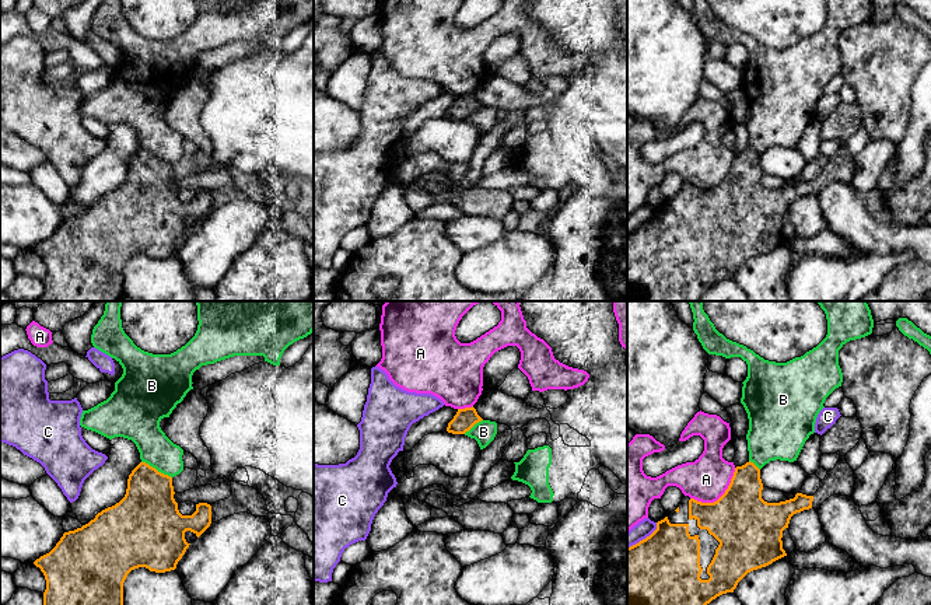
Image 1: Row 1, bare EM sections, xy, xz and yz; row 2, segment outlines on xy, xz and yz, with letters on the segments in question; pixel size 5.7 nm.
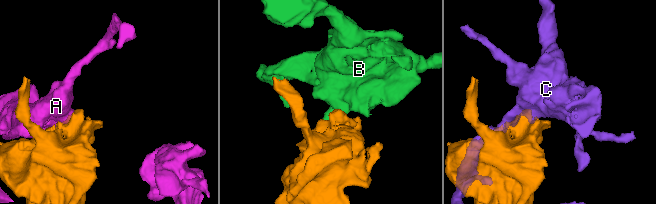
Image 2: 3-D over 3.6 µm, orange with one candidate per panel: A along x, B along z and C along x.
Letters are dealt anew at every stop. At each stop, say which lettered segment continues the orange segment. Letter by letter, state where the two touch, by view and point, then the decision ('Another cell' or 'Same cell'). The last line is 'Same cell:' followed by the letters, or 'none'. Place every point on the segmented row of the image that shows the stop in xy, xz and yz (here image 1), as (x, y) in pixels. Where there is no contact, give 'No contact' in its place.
A: Touches orange at yz (720, 497). Another cell
B: Touches orange at xy (156, 469). Another cell
C: Touches orange at yz (646, 538). Another cell
Same cell: none

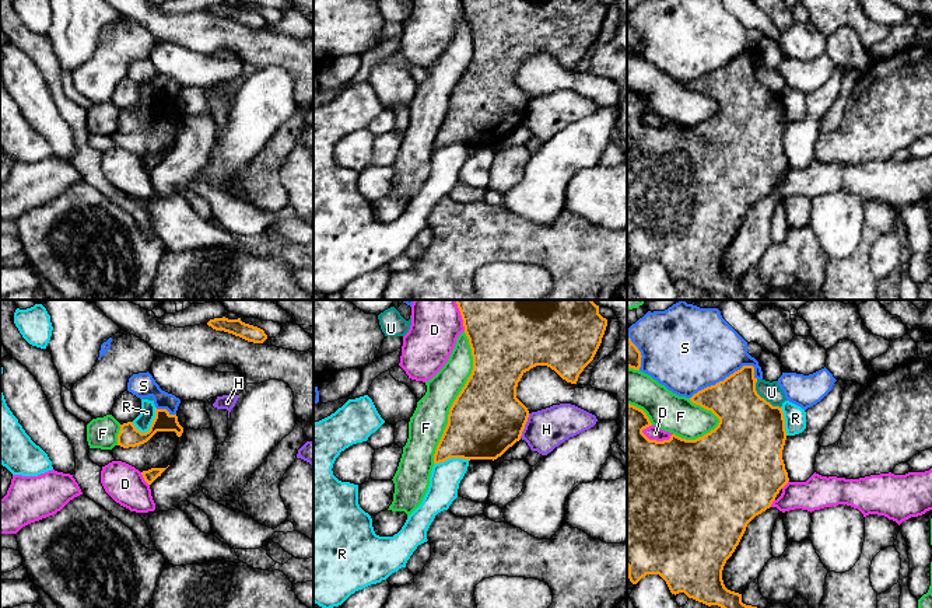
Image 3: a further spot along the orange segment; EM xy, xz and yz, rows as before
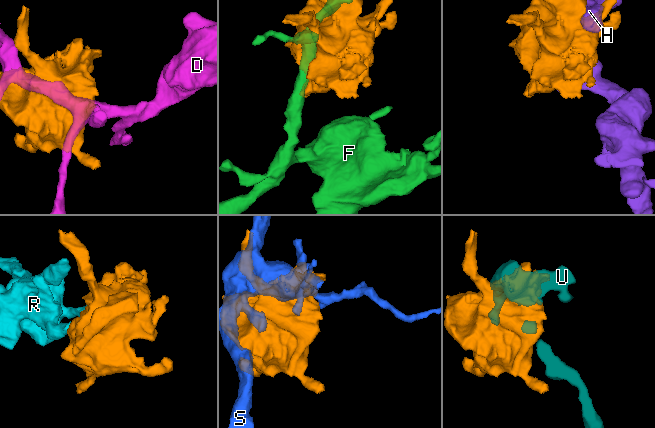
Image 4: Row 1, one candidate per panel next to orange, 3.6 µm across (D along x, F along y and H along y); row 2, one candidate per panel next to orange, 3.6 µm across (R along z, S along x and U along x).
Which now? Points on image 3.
D: Touches orange at yz (658, 441). Another cell
F: Touches orange at xz (456, 397). Another cell
H: Touches orange at xz (524, 426). Another cell
R: Touches orange at xy (151, 425). Another cell
S: Touches orange at yz (724, 380). Another cell
U: Touches orange at yz (763, 398). Another cell
Same cell: none

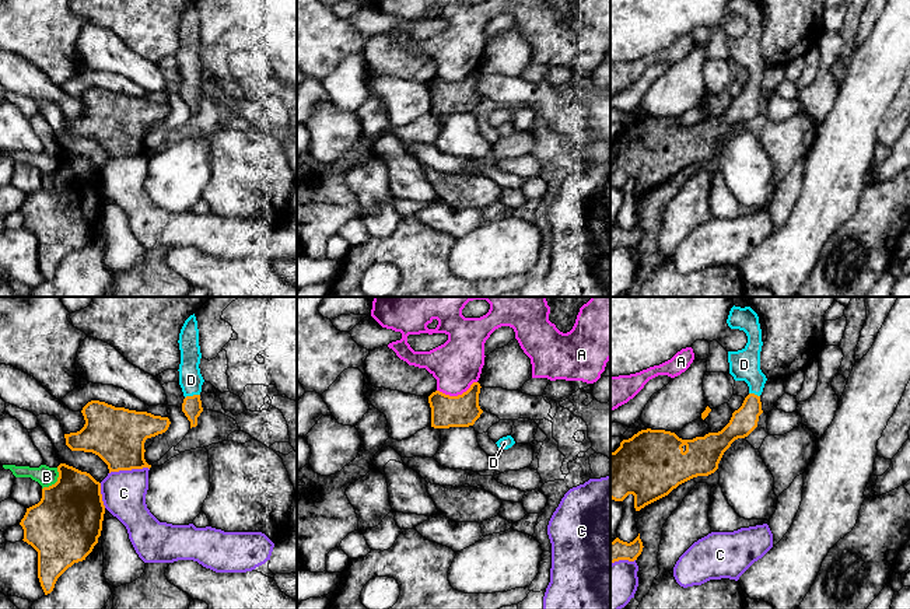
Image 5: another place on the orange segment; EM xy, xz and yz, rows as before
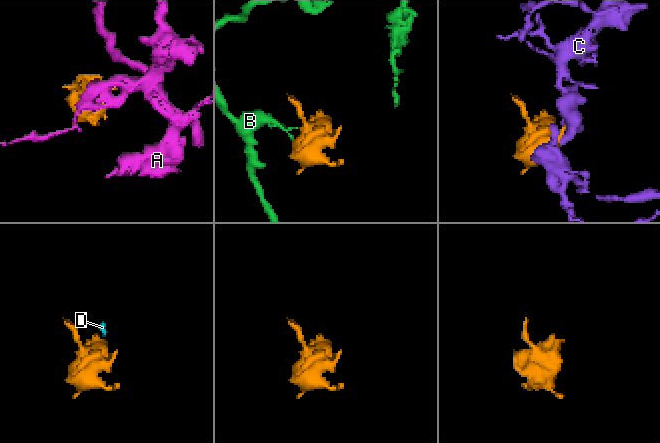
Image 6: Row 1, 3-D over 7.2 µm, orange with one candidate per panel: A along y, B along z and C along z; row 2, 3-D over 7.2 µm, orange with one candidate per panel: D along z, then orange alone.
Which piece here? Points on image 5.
A: Touches orange at xz (458, 395). Another cell
B: Touches orange at xy (56, 482). Another cell
C: Touches orange at xy (129, 469). Another cell
D: Touches orange at xy (193, 395). Same cell
Same cell: D

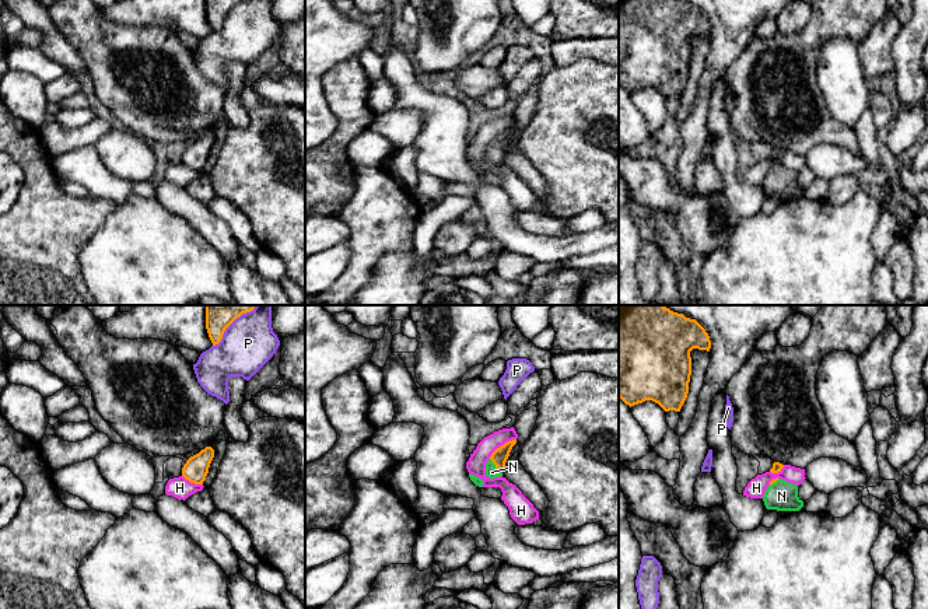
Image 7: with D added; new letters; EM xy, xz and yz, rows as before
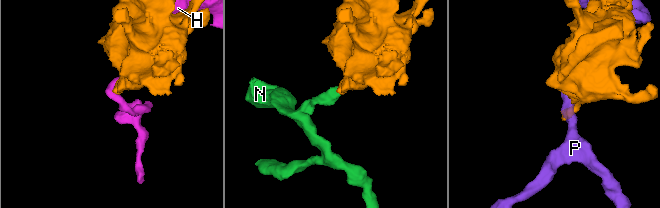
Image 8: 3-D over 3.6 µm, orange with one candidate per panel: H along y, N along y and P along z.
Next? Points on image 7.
H: Touches orange at xz (501, 445). Another cell
N: Touches orange at xz (494, 464). Same cell
P: Touches orange at xy (231, 322). Another cell
Same cell: N

